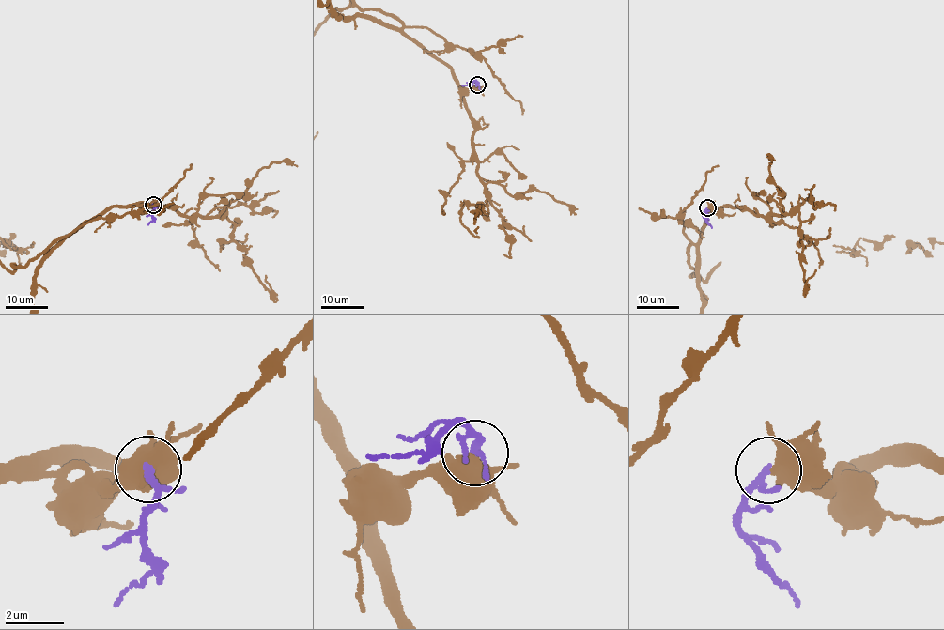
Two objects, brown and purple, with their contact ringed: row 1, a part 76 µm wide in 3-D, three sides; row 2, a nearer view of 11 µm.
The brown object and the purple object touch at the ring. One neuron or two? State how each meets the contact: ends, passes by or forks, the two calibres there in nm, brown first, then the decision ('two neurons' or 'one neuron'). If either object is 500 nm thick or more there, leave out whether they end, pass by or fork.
brown passes by; purple passes by; calibres 440 and 180 nm; two neurons

